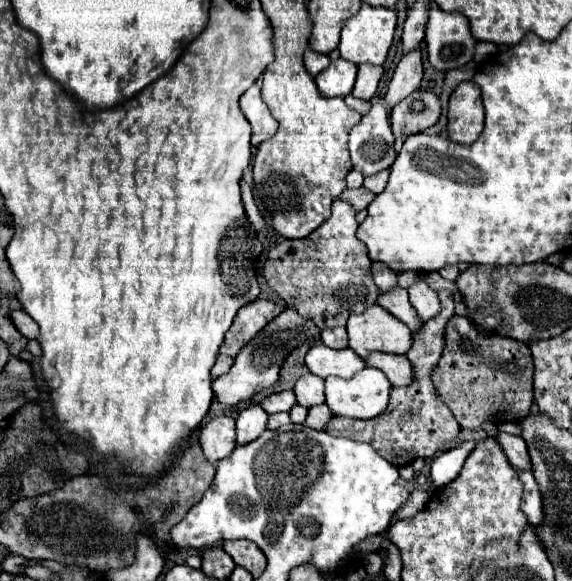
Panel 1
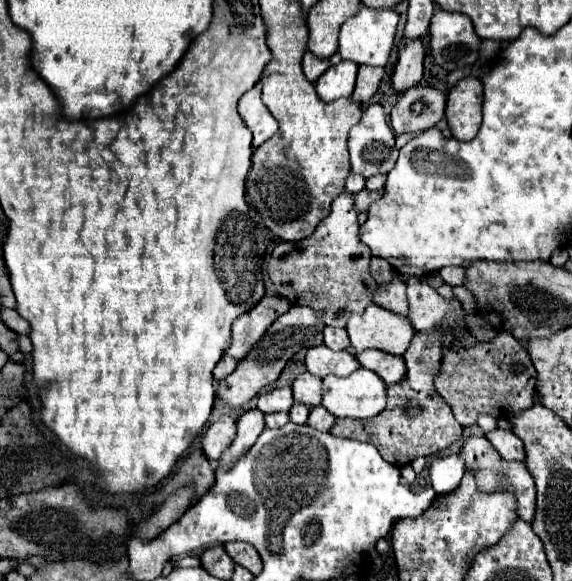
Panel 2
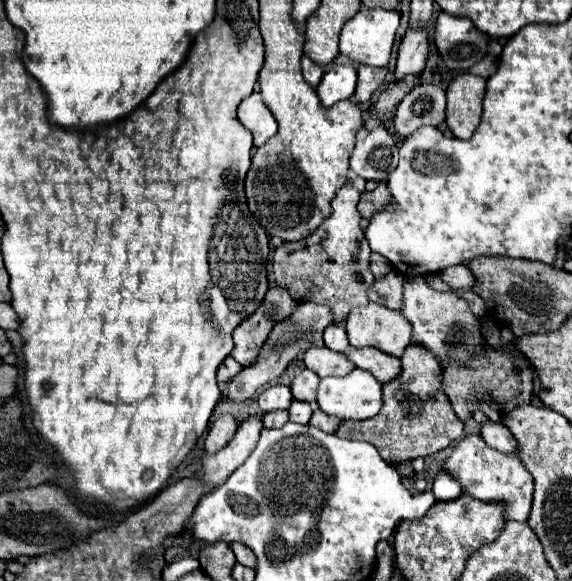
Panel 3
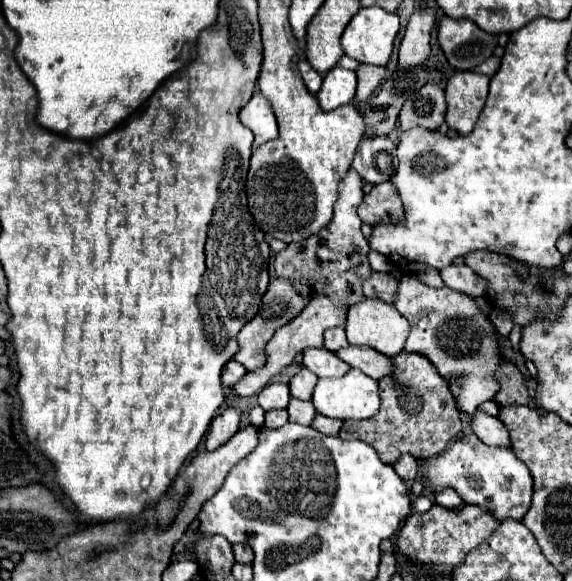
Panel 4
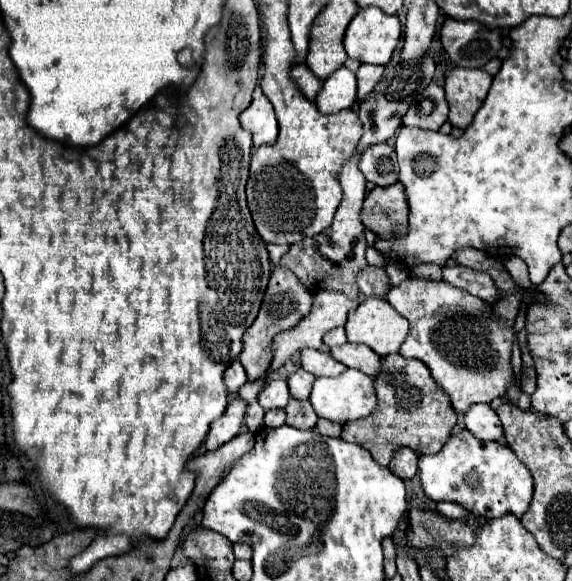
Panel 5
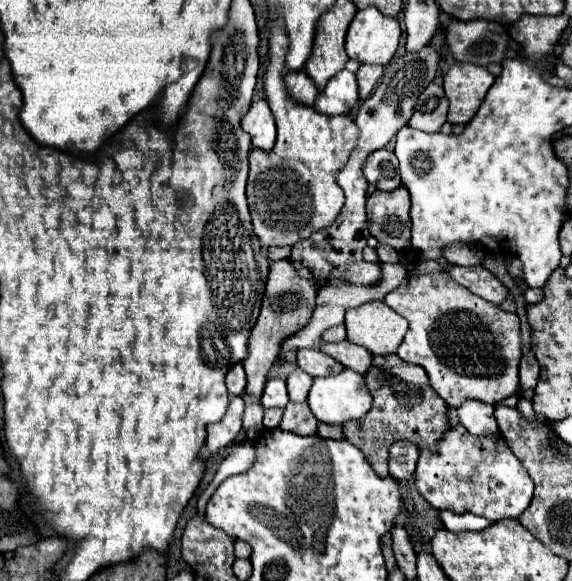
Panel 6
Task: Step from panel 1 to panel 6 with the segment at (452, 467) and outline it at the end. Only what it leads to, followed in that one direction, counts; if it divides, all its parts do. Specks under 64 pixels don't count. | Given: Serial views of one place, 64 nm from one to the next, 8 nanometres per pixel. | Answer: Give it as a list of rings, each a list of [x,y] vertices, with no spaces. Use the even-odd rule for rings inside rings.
[[[442,512],[440,514],[442,524],[450,532],[480,532],[482,528],[492,526],[494,522],[482,516],[472,516],[472,514],[452,514],[452,512]]]

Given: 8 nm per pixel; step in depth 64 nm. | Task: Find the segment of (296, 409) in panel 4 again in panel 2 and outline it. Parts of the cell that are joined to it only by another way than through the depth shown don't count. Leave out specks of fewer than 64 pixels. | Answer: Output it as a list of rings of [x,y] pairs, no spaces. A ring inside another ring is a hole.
[[[296,402],[296,404],[290,408],[290,420],[296,422],[296,424],[306,424],[308,414],[310,414],[310,408],[304,406],[304,404],[298,404],[298,402]]]

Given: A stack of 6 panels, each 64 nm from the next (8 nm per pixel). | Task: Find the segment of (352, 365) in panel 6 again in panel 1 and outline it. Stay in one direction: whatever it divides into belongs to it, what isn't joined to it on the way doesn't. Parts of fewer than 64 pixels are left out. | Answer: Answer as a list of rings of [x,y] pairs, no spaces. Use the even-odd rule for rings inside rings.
[[[372,352],[368,358],[364,358],[366,366],[382,370],[392,386],[408,386],[412,382],[412,366],[406,356],[394,356],[384,352]]]

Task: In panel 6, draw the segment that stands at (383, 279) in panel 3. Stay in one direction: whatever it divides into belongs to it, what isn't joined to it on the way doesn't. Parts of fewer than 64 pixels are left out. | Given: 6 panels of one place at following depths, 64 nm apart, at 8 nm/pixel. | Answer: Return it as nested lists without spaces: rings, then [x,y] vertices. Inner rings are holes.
[[[352,262],[348,270],[344,270],[344,276],[350,284],[360,284],[360,286],[370,286],[380,280],[380,264],[372,262]]]

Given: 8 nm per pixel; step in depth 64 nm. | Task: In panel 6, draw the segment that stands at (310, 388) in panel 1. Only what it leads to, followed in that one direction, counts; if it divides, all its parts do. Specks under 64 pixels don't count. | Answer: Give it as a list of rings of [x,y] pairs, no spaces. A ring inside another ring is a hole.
[[[296,368],[288,378],[286,378],[286,384],[288,384],[288,396],[292,402],[304,402],[308,398],[308,392],[310,392],[310,386],[312,386],[312,378]]]

